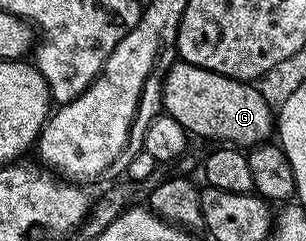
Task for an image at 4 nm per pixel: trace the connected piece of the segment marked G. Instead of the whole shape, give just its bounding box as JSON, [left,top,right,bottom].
[162,60,274,148]

